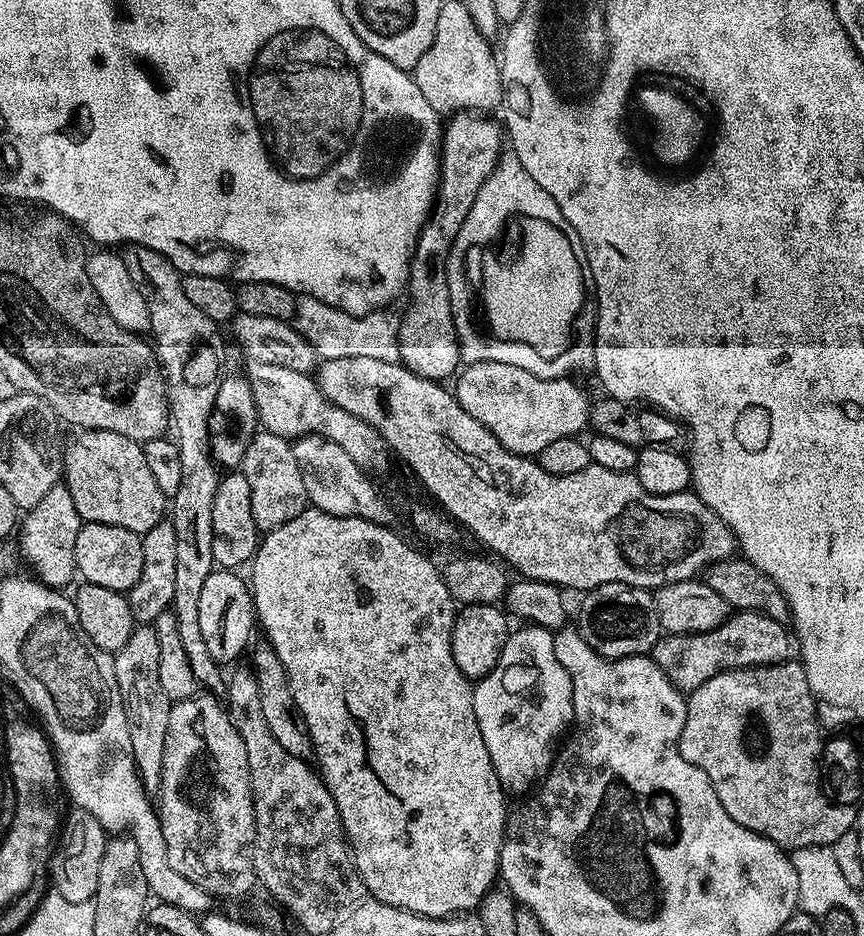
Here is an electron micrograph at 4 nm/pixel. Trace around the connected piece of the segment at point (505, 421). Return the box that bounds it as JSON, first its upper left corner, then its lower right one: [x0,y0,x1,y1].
[454,362,590,458]

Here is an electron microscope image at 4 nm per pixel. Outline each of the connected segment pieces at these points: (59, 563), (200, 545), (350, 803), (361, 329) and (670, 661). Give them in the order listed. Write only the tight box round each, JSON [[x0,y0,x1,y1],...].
[[18,482,81,590],[122,244,222,690],[250,506,510,920],[292,295,400,362],[650,610,790,694]]

